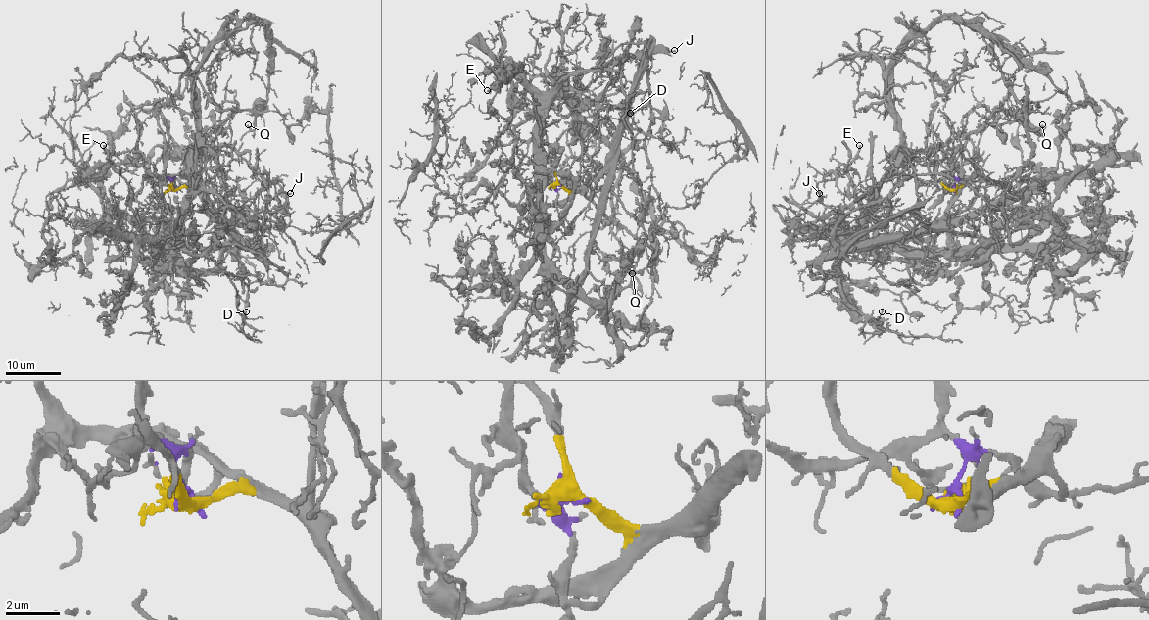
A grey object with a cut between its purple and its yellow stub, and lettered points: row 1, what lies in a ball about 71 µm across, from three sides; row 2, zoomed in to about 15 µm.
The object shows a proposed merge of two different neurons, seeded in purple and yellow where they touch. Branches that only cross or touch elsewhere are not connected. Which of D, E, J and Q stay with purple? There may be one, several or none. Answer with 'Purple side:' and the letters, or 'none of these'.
Purple side: D, E

